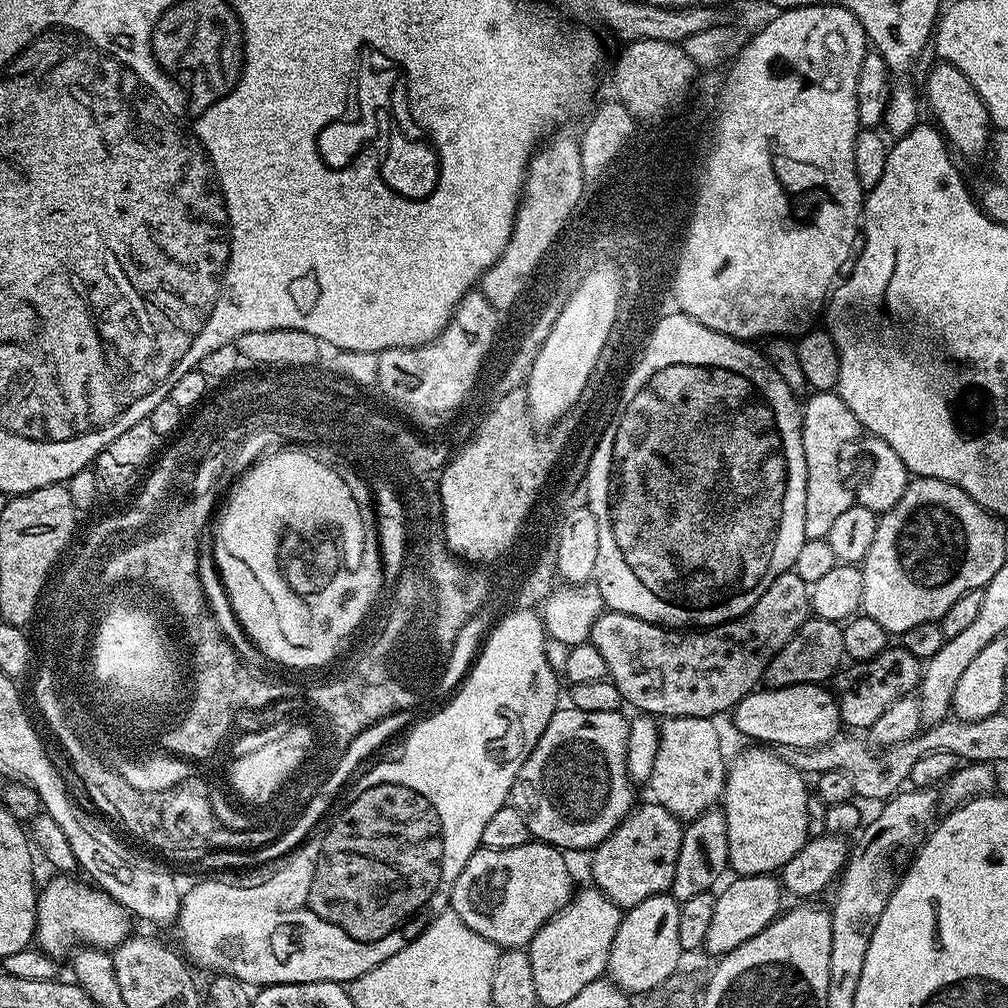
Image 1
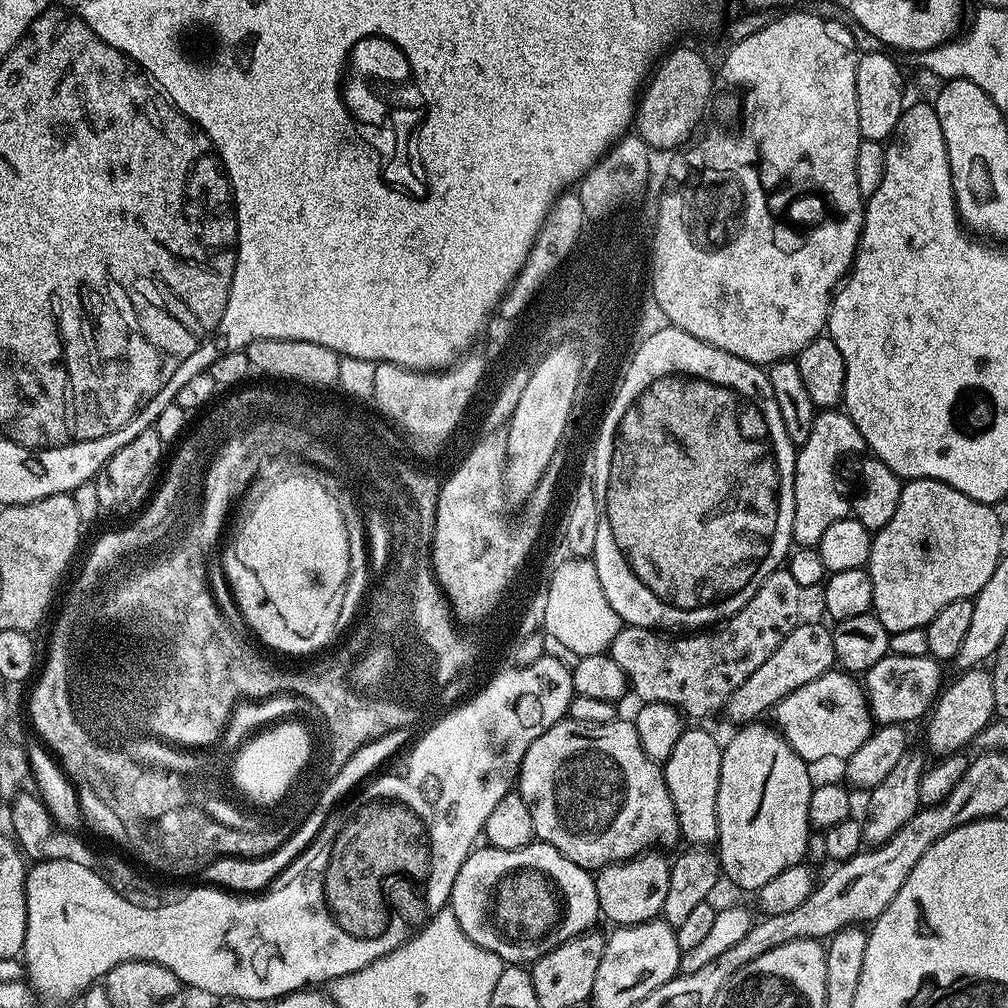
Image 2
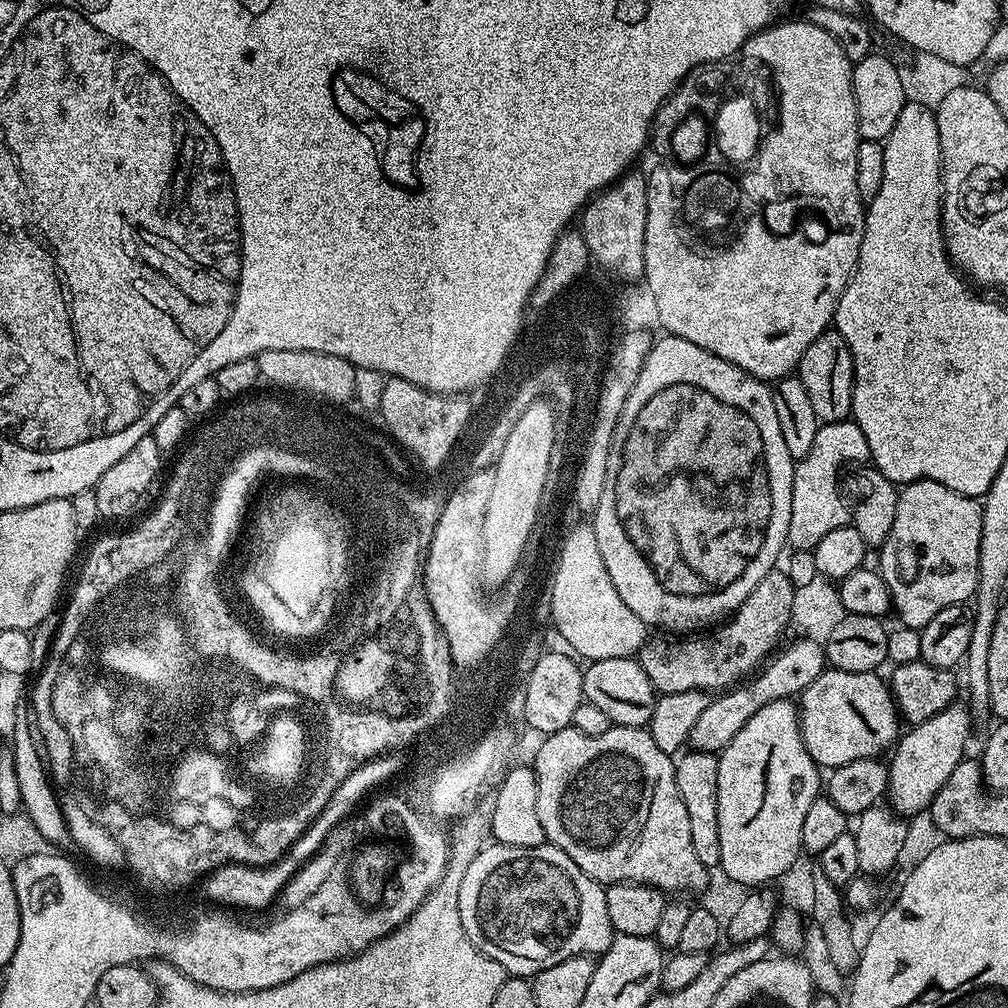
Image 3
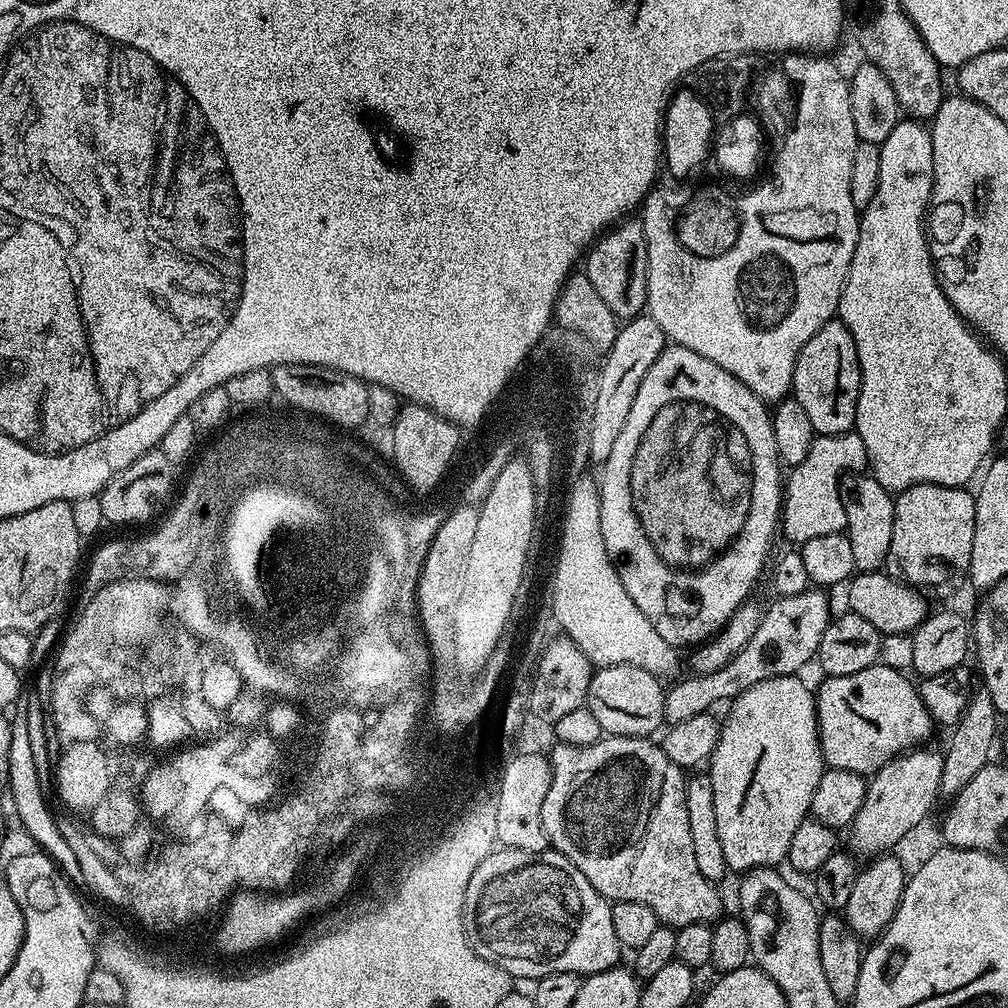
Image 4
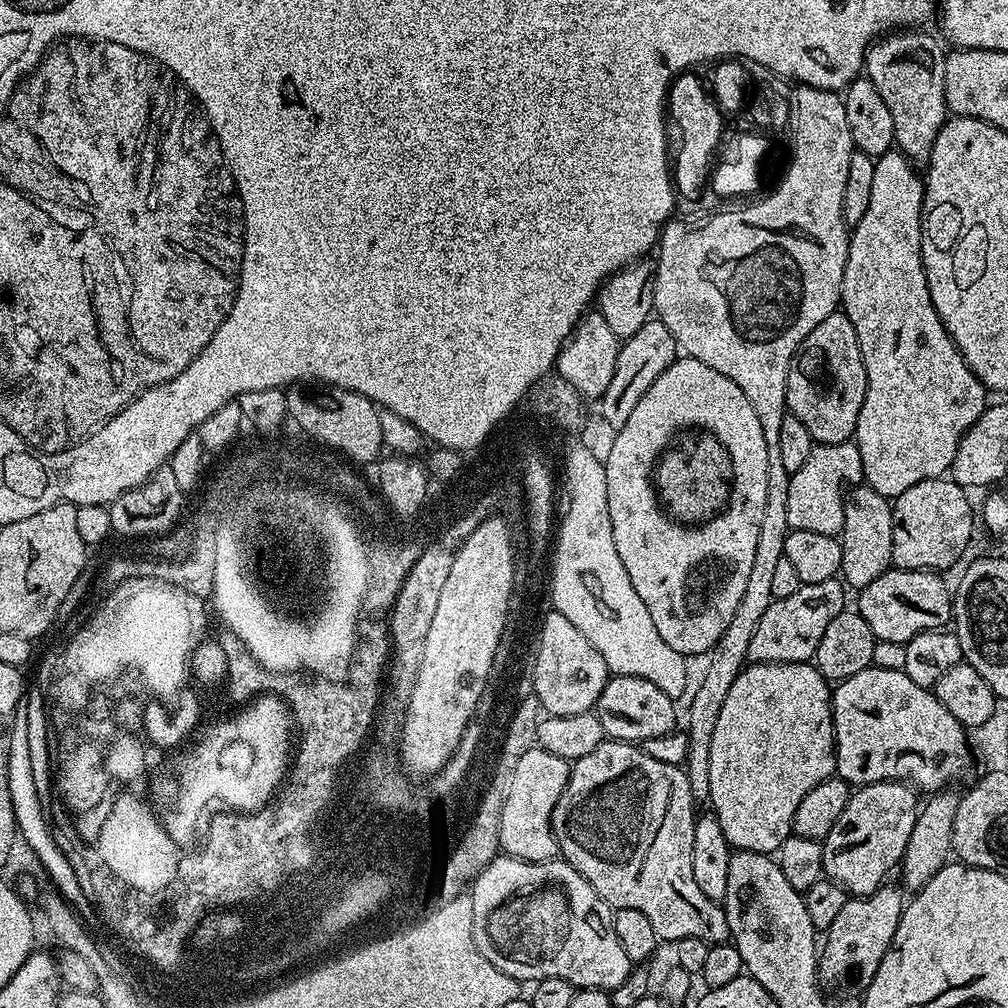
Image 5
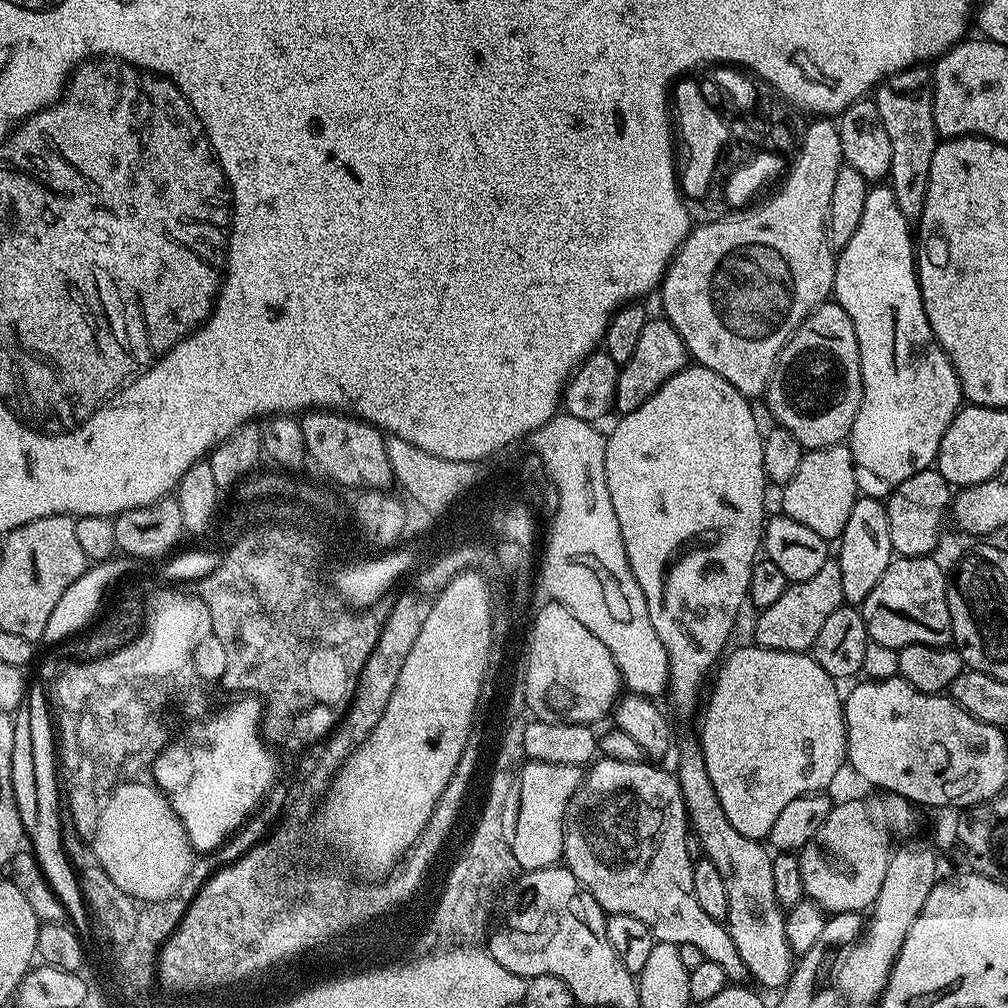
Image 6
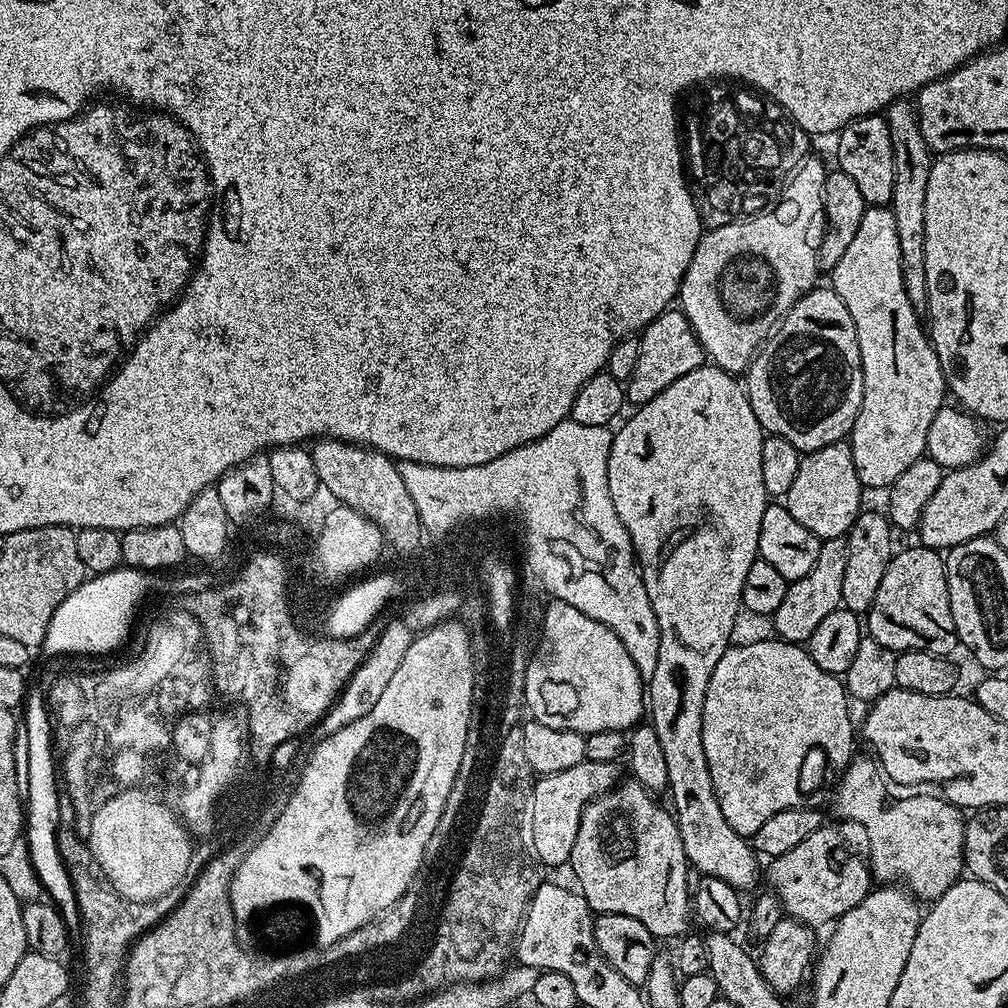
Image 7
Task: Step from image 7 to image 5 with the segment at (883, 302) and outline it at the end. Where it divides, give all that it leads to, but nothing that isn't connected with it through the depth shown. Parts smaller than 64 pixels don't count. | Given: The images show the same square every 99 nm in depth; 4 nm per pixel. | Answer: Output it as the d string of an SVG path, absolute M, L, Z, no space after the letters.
M898 150L875 157L874 179L866 214L851 229L840 304L850 318L864 359L868 385L858 414L854 442L862 454L863 483L895 498L923 480L943 477L954 462L964 431L984 412L986 389L962 358L946 326L934 310L920 257L920 216L924 212L924 180L917 165Z

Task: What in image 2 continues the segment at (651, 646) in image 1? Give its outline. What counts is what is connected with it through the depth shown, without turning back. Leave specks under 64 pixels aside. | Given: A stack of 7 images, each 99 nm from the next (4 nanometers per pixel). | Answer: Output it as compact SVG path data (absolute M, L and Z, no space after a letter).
M781 566L766 578L766 582L762 582L762 586L758 586L754 598L750 598L742 610L738 610L735 616L729 616L723 626L705 631L708 632L705 636L680 634L684 636L671 640L668 636L659 636L652 628L624 626L612 639L610 655L614 662L618 662L622 674L626 674L629 689L633 693L636 691L638 701L645 704L668 703L688 716L723 713L728 707L728 699L743 686L746 678L750 678L750 674L754 674L754 670L758 670L758 666L762 666L762 662L766 662L766 658L770 658L770 654L774 654L774 650L778 650L778 646L782 646L782 642L801 623L800 607L804 604L804 596L805 589L794 582L794 574L790 574L787 567Z

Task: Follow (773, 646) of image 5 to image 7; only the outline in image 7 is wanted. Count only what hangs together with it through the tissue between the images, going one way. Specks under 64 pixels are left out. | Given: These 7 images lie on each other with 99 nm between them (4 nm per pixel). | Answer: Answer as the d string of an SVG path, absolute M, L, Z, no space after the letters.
M845 537L821 541L814 569L789 585L782 604L772 615L773 631L781 639L787 640L788 643L805 643L818 623L832 610L841 607L843 575L848 572L848 553L848 542Z

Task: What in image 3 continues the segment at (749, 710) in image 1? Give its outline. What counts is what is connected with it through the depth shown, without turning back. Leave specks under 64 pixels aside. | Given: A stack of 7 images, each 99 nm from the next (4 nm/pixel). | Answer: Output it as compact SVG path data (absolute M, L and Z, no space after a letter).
M829 667L798 697L800 733L810 758L824 770L846 766L846 762L870 760L887 753L901 735L902 717L897 709L892 689L876 672L847 672Z

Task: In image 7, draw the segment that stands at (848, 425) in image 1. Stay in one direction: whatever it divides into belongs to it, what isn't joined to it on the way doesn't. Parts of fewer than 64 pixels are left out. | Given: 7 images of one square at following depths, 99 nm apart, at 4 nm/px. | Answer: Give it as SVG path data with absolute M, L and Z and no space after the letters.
M851 443L831 444L807 453L801 459L798 475L795 476L786 497L786 507L790 514L794 514L794 518L798 518L798 522L802 522L802 526L806 526L806 530L810 530L821 541L839 536L847 537L850 526L862 511L860 492L862 493L862 485L858 478L858 470L854 470Z

